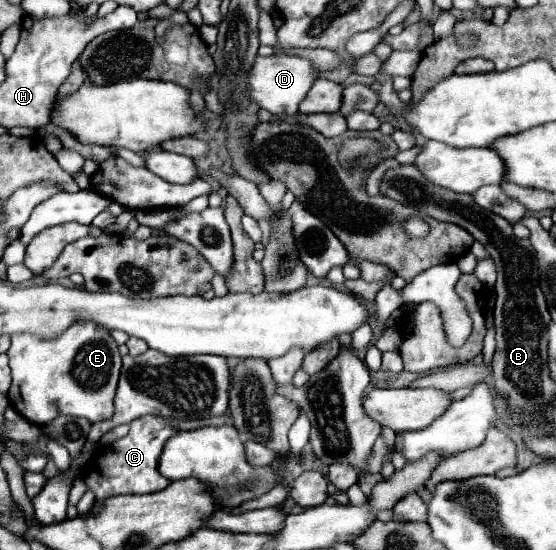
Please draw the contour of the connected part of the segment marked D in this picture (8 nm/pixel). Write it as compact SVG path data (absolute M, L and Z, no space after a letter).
M274 54L270 58L258 56L254 62L254 70L250 72L250 98L260 104L260 108L266 108L272 114L286 114L294 116L298 112L300 102L306 98L312 84L318 80L320 70L314 68L314 64L300 56L288 56L288 54Z

